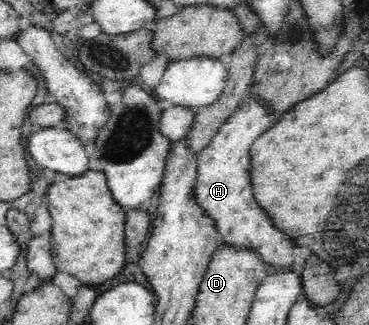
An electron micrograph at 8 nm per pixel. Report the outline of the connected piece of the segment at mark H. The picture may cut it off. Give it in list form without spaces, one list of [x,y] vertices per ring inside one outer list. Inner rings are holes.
[[[248,95],[223,122],[210,144],[199,151],[199,174],[194,190],[197,203],[213,218],[222,242],[254,248],[265,260],[266,266],[289,269],[294,266],[294,239],[277,228],[270,214],[257,203],[251,175],[251,148],[261,133],[277,124],[278,117],[272,106],[260,96]]]

